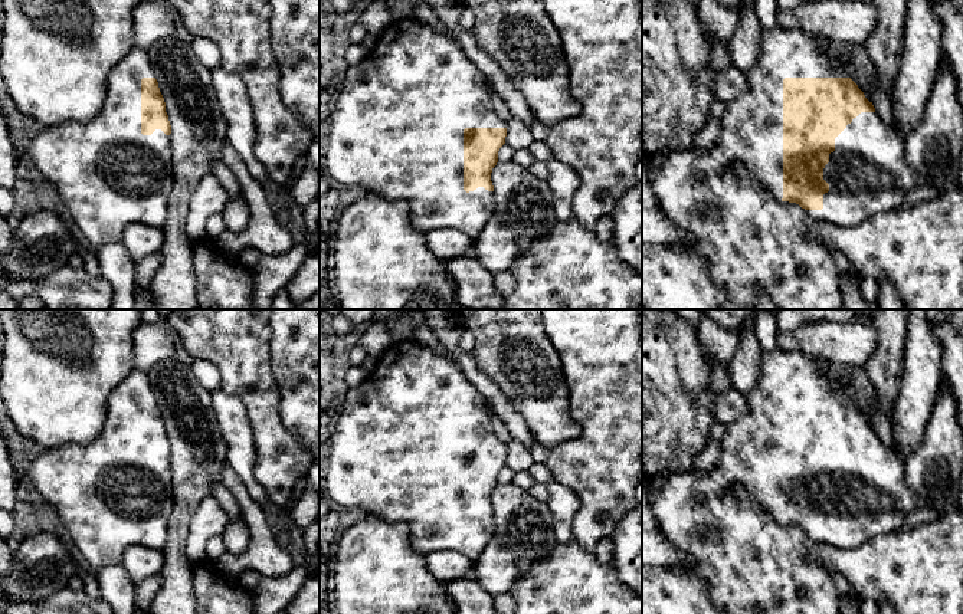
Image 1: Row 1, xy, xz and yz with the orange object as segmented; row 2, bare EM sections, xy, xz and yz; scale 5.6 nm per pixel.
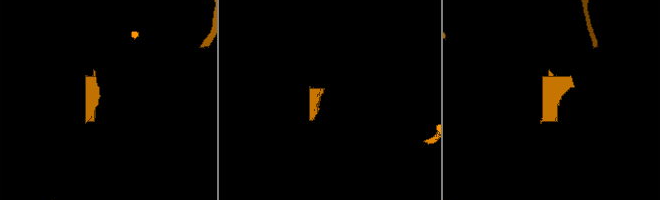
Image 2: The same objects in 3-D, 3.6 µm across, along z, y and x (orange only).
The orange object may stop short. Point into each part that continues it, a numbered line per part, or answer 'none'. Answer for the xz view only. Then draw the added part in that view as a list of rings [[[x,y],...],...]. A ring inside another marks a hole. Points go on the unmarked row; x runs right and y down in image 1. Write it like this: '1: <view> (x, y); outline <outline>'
1: xz (396, 452); outline [[[415,339],[394,342],[380,357],[379,362],[367,380],[358,387],[348,388],[340,410],[340,418],[330,434],[330,454],[324,470],[320,473],[320,483],[324,495],[343,506],[360,508],[369,515],[374,515],[387,522],[407,523],[409,542],[415,552],[428,555],[435,549],[456,549],[475,562],[484,548],[495,536],[494,513],[478,509],[466,515],[464,512],[464,452],[465,450],[507,450],[507,444],[494,433],[491,426],[491,408],[484,394],[464,375],[458,362],[448,359],[432,348]]]

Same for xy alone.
1: xy (108, 496); outline [[[134,368],[111,393],[102,431],[89,443],[66,443],[52,449],[42,449],[36,456],[17,460],[22,477],[50,503],[75,546],[94,567],[121,564],[124,552],[132,545],[163,551],[168,535],[168,518],[174,505],[171,493],[170,457],[155,452],[151,457],[141,456],[141,401],[155,400],[148,374]]]

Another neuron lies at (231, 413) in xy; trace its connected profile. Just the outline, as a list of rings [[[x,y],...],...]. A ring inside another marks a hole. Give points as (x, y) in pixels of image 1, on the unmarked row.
[[[220,388],[210,393],[210,397],[219,429],[227,447],[226,463],[242,479],[250,498],[259,506],[266,508],[269,499],[253,475],[256,447],[243,403]]]

